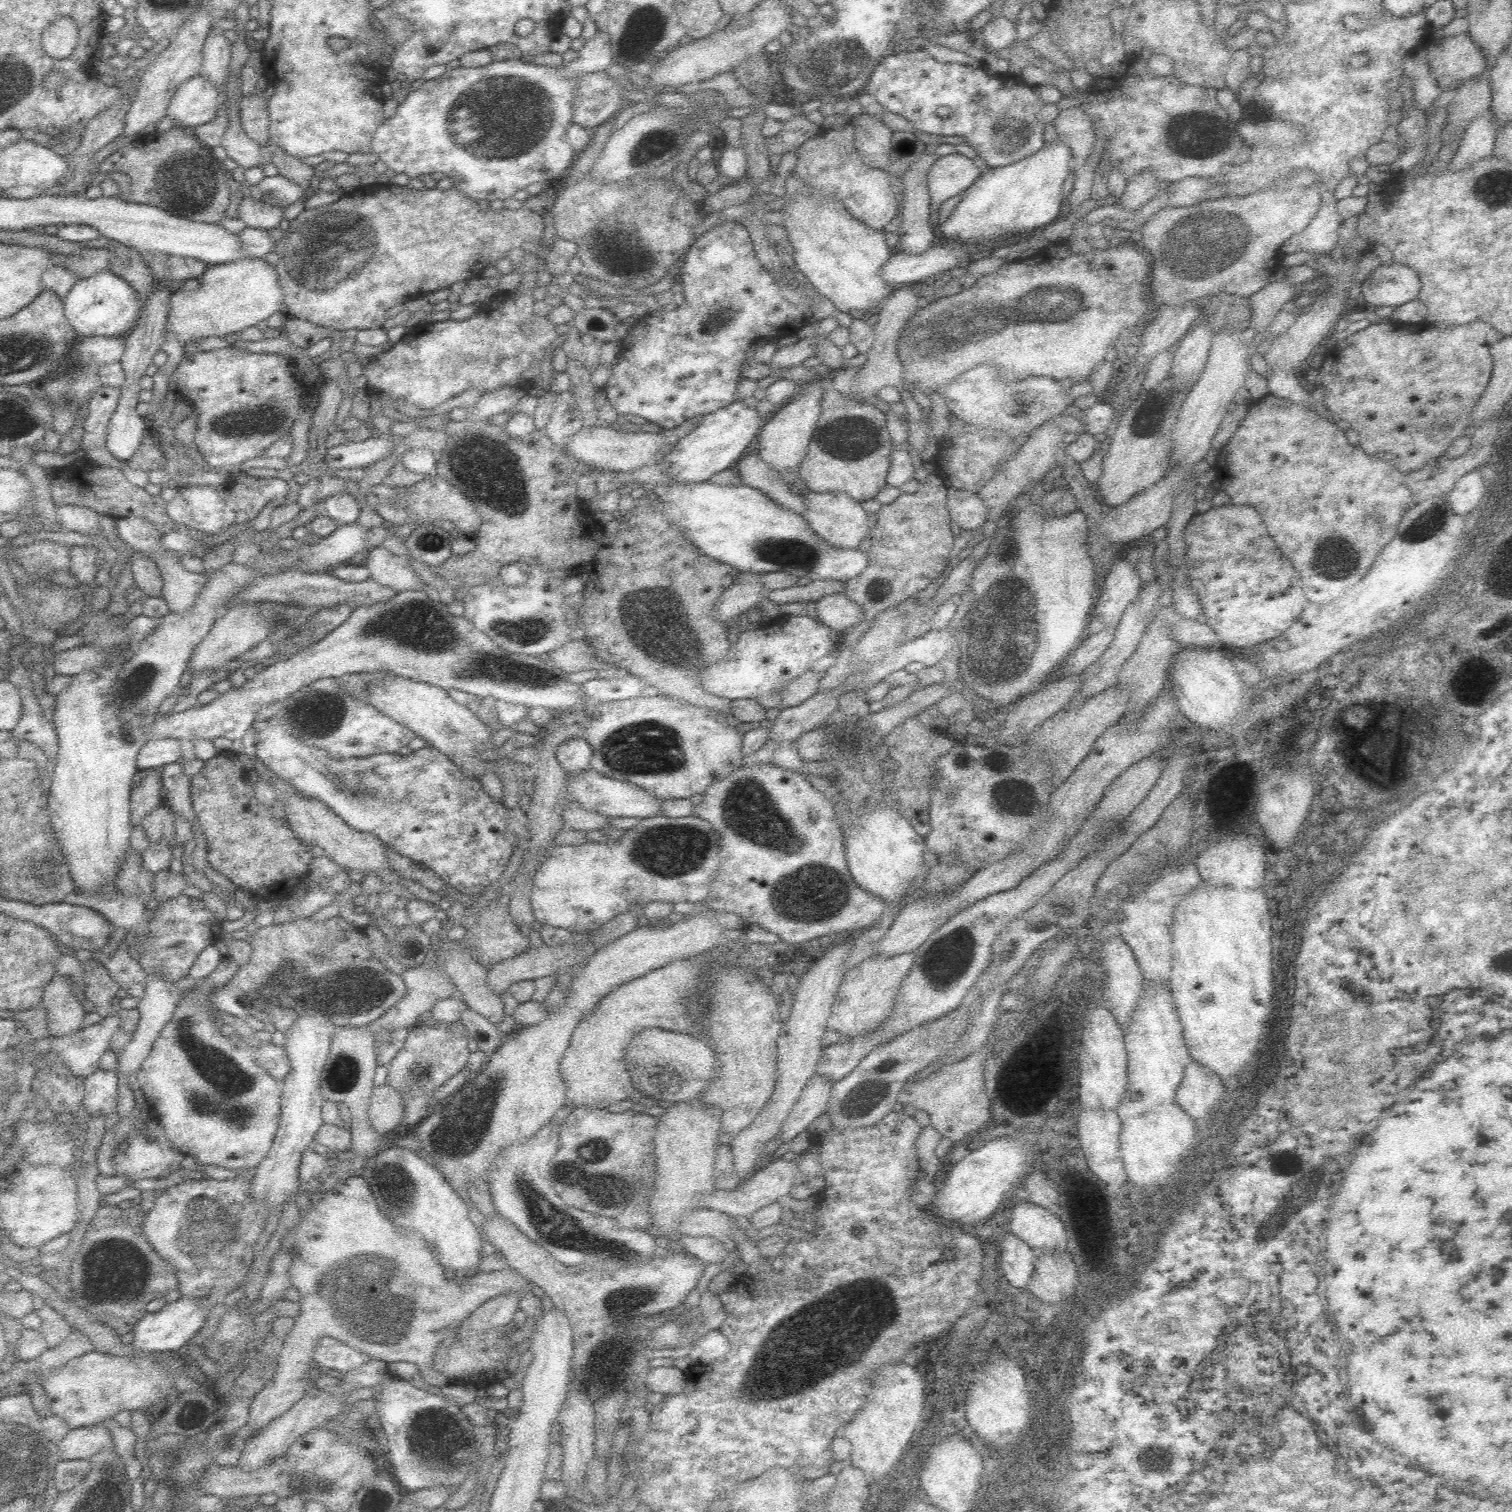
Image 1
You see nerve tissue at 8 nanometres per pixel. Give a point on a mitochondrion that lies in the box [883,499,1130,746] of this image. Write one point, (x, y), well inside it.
(1003, 638)

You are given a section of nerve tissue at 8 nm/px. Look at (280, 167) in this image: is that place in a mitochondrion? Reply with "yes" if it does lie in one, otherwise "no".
no

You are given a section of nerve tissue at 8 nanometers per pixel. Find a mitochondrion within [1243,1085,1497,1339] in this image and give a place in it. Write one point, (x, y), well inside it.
(1281, 1217)

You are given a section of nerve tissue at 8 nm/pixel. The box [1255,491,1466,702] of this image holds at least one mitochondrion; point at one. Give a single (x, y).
(1339, 561)

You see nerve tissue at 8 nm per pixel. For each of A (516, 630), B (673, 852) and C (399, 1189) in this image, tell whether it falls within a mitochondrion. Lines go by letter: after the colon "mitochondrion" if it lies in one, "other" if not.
A: mitochondrion
B: mitochondrion
C: mitochondrion

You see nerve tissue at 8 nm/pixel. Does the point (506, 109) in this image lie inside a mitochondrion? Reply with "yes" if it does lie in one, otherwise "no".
yes

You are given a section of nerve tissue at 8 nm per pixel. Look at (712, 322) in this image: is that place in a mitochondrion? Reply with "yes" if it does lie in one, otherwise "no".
yes

